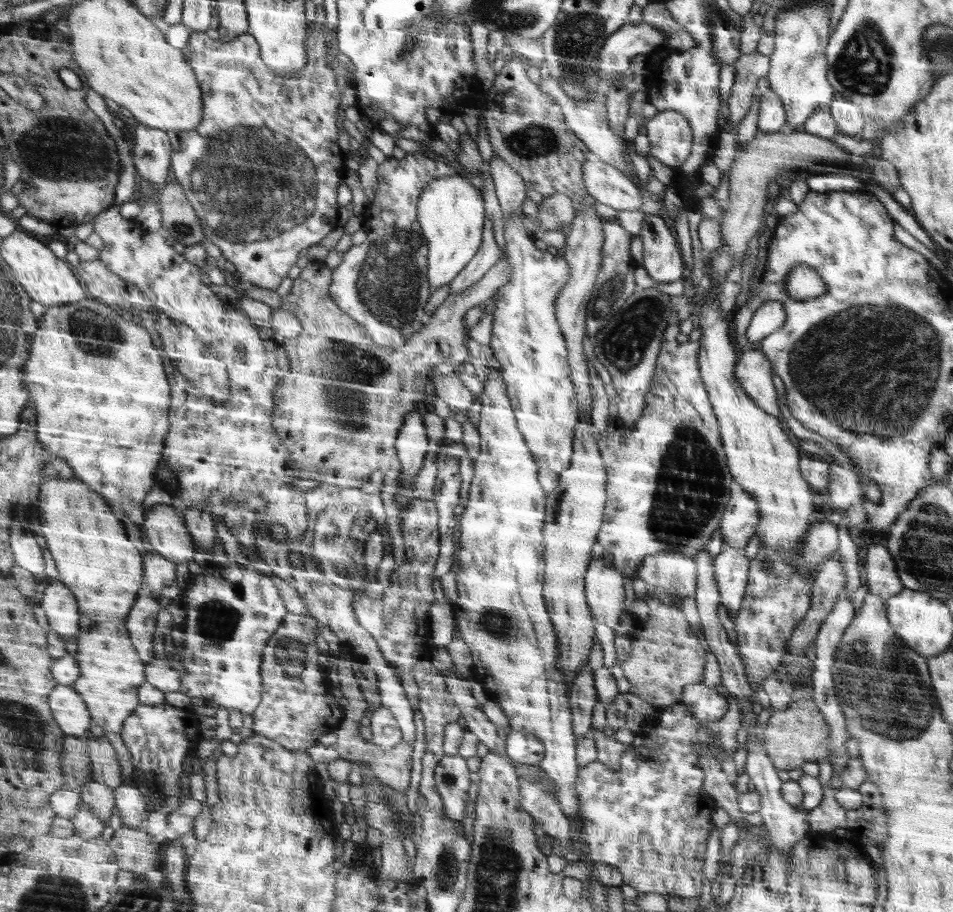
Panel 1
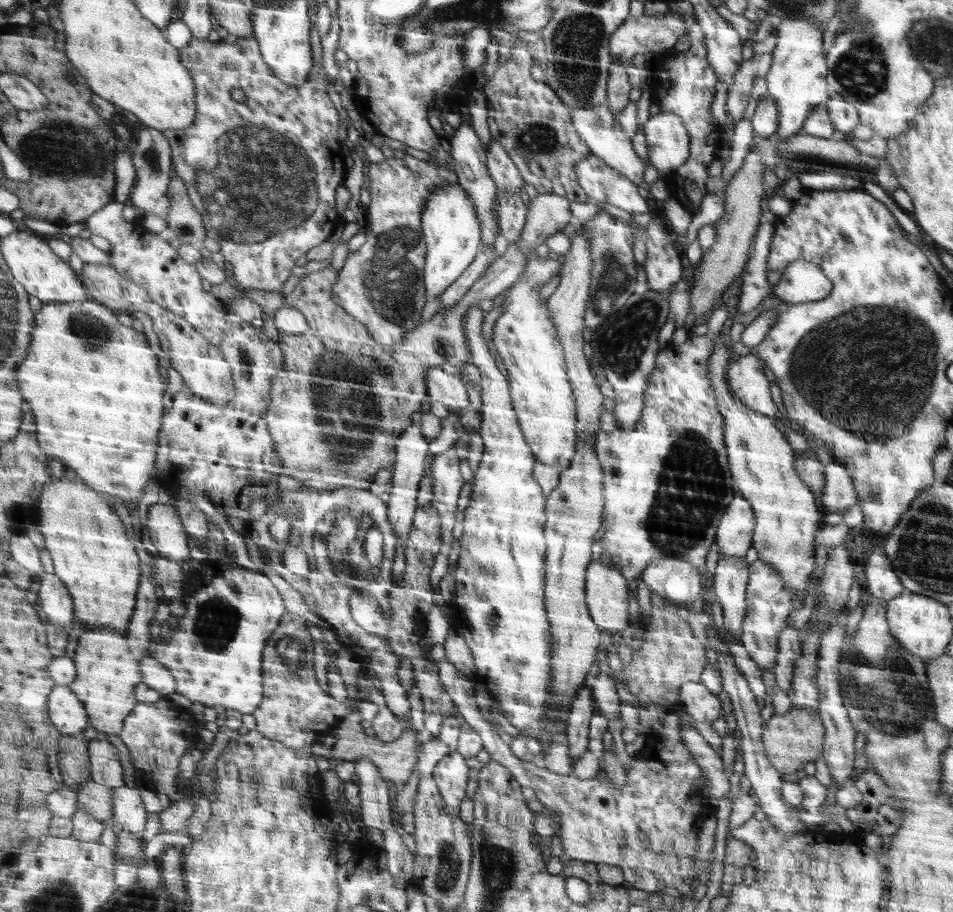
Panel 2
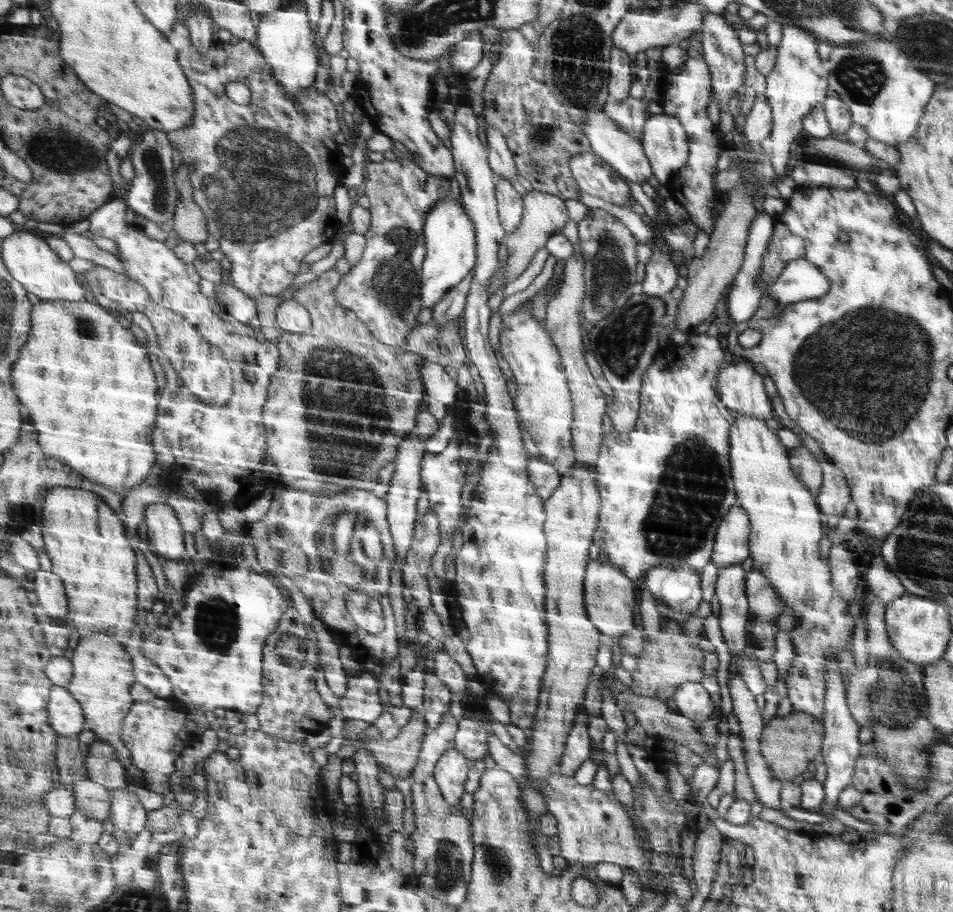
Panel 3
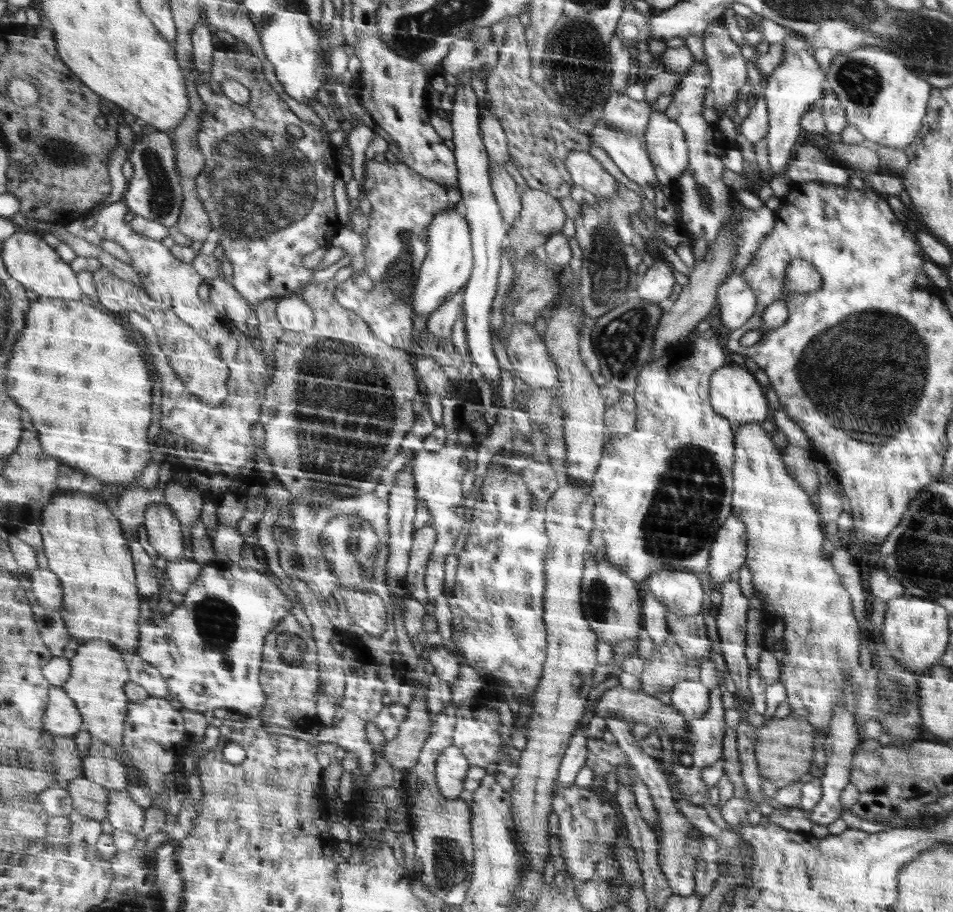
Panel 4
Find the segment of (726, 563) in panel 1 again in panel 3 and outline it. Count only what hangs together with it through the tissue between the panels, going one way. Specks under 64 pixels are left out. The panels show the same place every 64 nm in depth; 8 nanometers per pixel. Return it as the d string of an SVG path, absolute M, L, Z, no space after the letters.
M741 564L717 570L715 596L719 600L719 628L731 656L741 654L747 646L745 624L747 624L747 596L745 596L745 570Z

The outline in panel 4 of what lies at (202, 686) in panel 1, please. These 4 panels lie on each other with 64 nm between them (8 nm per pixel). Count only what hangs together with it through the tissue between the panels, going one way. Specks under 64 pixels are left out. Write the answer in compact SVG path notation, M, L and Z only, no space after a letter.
M209 564L185 594L185 602L179 608L175 606L171 616L141 624L141 644L137 652L143 660L161 670L161 674L169 680L171 698L179 700L185 710L207 712L233 708L233 712L245 714L247 718L259 718L267 704L265 690L261 686L263 644L265 638L273 634L273 628L293 612L293 602L287 596L289 594L281 592L273 580L253 568L245 568L241 564L219 568L217 564Z

